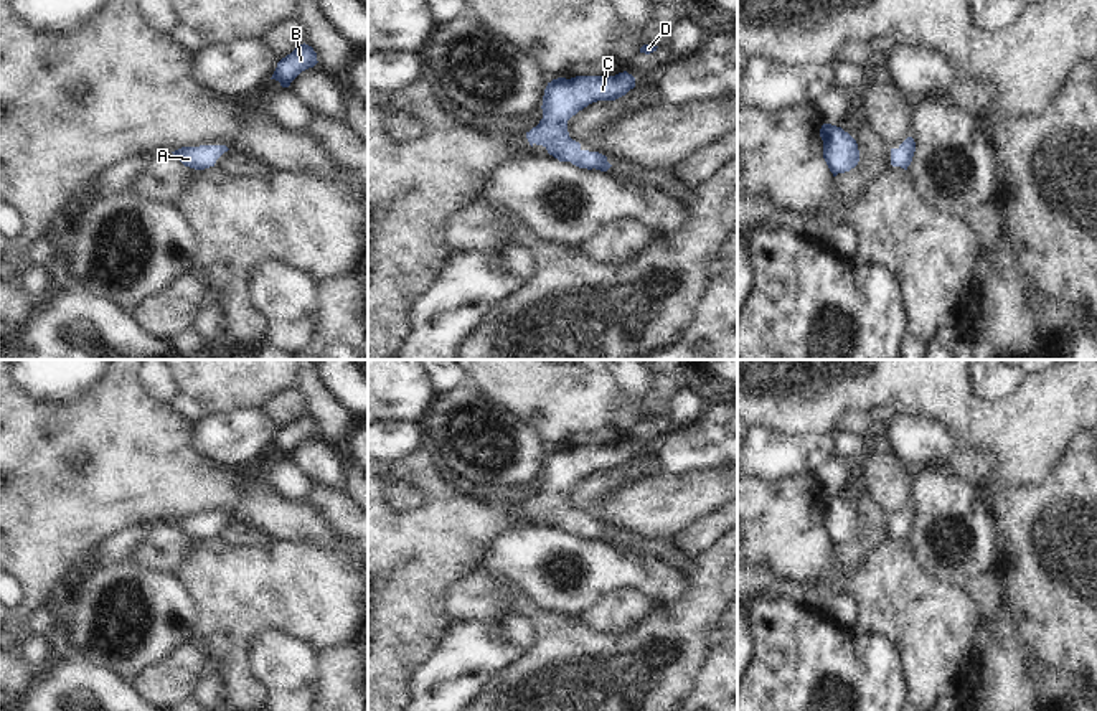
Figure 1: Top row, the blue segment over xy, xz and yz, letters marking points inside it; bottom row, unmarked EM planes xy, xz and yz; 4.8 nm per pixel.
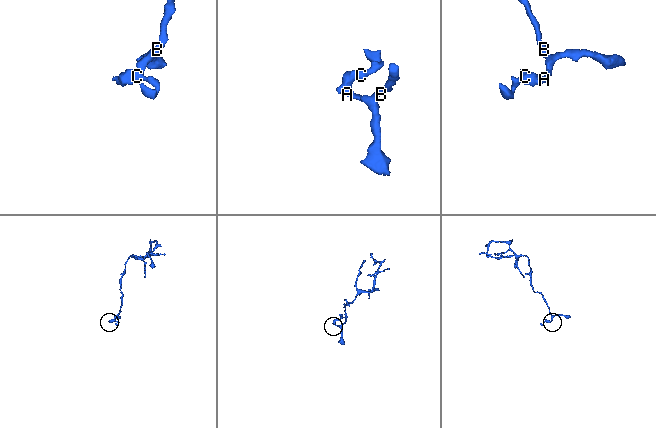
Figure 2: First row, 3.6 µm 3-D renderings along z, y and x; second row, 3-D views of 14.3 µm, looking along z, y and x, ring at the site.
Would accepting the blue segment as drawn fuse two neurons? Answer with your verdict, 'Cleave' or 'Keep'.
Keep.

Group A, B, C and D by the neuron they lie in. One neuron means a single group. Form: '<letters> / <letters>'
A B C D

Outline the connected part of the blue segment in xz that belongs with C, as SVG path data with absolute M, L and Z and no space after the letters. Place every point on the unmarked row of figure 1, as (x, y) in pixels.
M627 440L615 445L558 447L548 452L543 465L543 488L526 501L530 515L543 515L559 531L579 538L607 541L612 534L599 521L582 520L567 501L567 490L597 470L615 470L635 457L635 447Z

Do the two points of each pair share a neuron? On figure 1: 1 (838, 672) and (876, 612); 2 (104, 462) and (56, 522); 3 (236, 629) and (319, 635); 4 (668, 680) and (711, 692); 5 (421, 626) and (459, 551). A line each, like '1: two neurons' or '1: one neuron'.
1: two neurons
2: one neuron
3: one neuron
4: two neurons
5: one neuron

